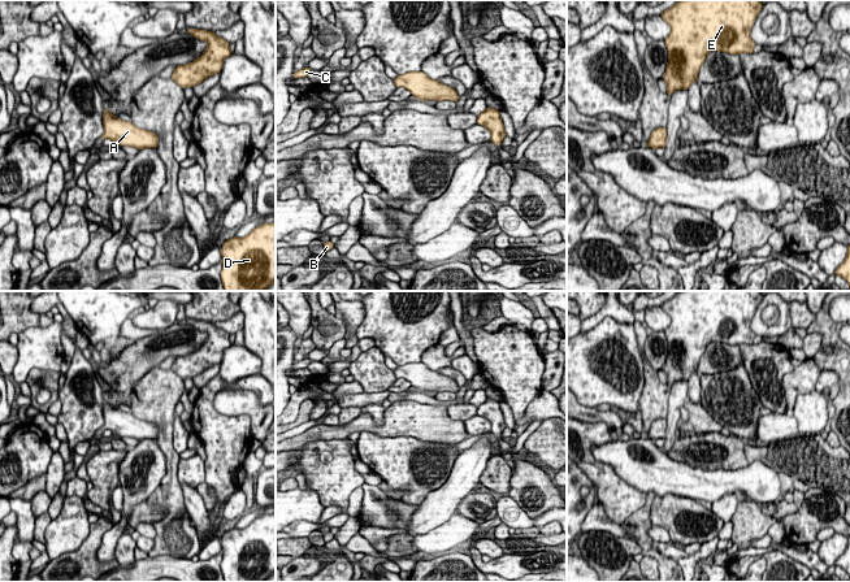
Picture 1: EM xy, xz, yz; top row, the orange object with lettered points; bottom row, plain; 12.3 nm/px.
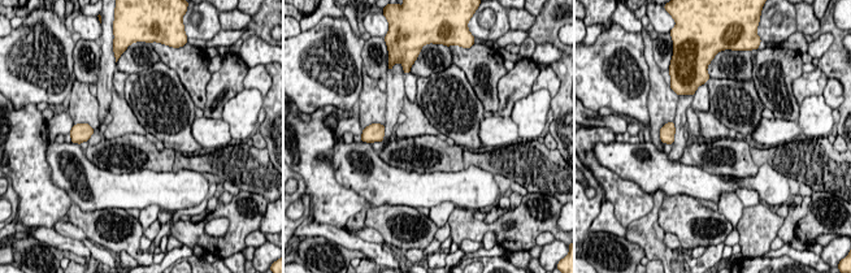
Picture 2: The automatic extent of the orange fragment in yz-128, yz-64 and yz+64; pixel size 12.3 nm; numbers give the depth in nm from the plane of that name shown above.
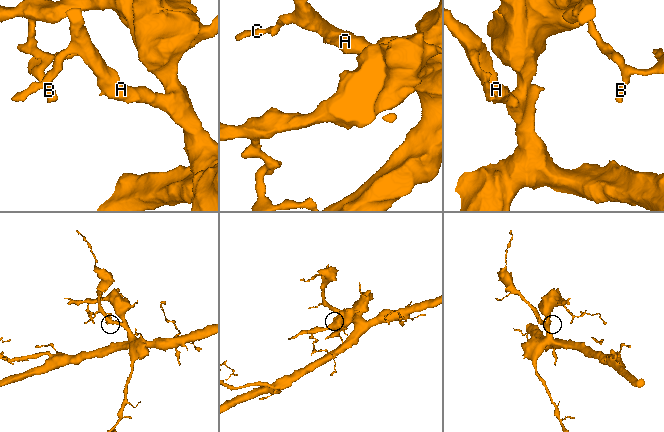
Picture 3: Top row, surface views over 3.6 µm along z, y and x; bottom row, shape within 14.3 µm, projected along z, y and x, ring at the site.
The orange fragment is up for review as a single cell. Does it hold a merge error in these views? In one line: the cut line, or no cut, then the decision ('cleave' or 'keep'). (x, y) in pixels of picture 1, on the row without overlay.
no cut; keep

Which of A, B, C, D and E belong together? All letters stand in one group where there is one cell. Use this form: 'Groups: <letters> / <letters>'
Groups: A B C D E

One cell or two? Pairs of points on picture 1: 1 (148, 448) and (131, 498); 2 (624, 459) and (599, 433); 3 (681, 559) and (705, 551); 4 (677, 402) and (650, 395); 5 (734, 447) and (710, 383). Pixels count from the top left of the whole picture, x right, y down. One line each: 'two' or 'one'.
1: one
2: two
3: one
4: two
5: two

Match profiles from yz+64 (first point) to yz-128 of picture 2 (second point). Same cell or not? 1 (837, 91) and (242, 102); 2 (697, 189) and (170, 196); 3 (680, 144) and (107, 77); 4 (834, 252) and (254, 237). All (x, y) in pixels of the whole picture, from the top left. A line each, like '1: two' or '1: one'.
1: two
2: one
3: one
4: two

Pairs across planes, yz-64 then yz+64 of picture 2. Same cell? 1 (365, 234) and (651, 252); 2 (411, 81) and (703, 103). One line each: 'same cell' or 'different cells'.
1: different cells
2: same cell

